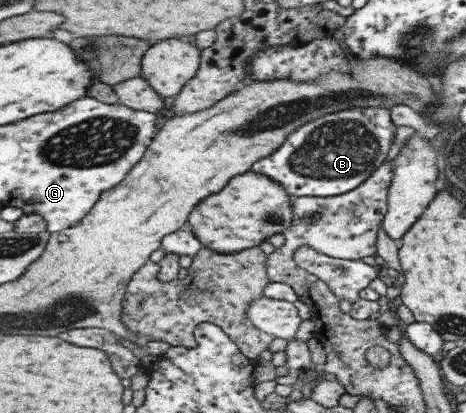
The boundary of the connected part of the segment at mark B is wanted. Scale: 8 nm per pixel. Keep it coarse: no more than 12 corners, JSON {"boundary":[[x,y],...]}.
{"boundary":[[390,108],[309,121],[251,171],[291,197],[361,186],[397,136]]}

